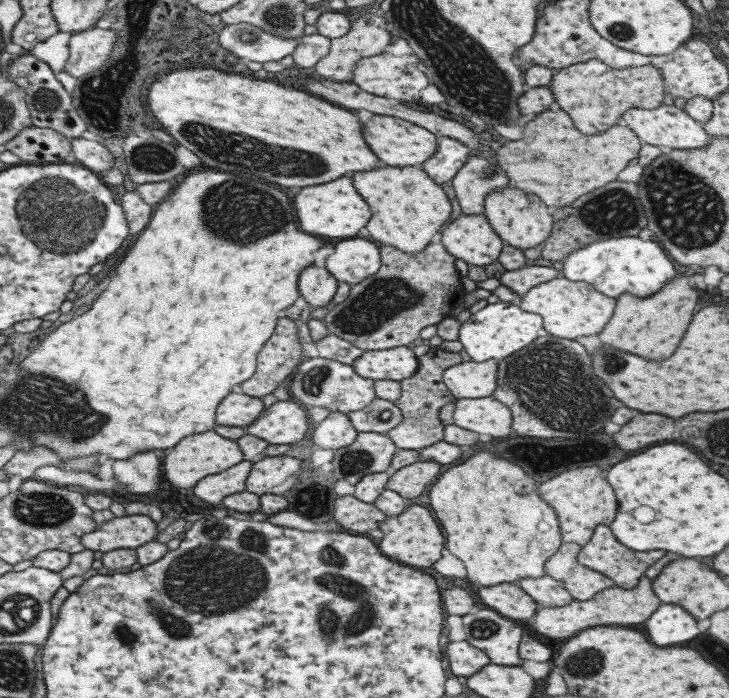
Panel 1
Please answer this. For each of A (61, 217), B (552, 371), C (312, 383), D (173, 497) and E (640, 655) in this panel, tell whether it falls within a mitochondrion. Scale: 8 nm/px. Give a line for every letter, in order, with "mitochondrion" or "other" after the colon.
A: mitochondrion
B: mitochondrion
C: mitochondrion
D: other
E: other

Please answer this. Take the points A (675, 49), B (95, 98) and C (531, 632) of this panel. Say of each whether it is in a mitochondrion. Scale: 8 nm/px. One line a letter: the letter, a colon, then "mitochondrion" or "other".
A: other
B: mitochondrion
C: other

